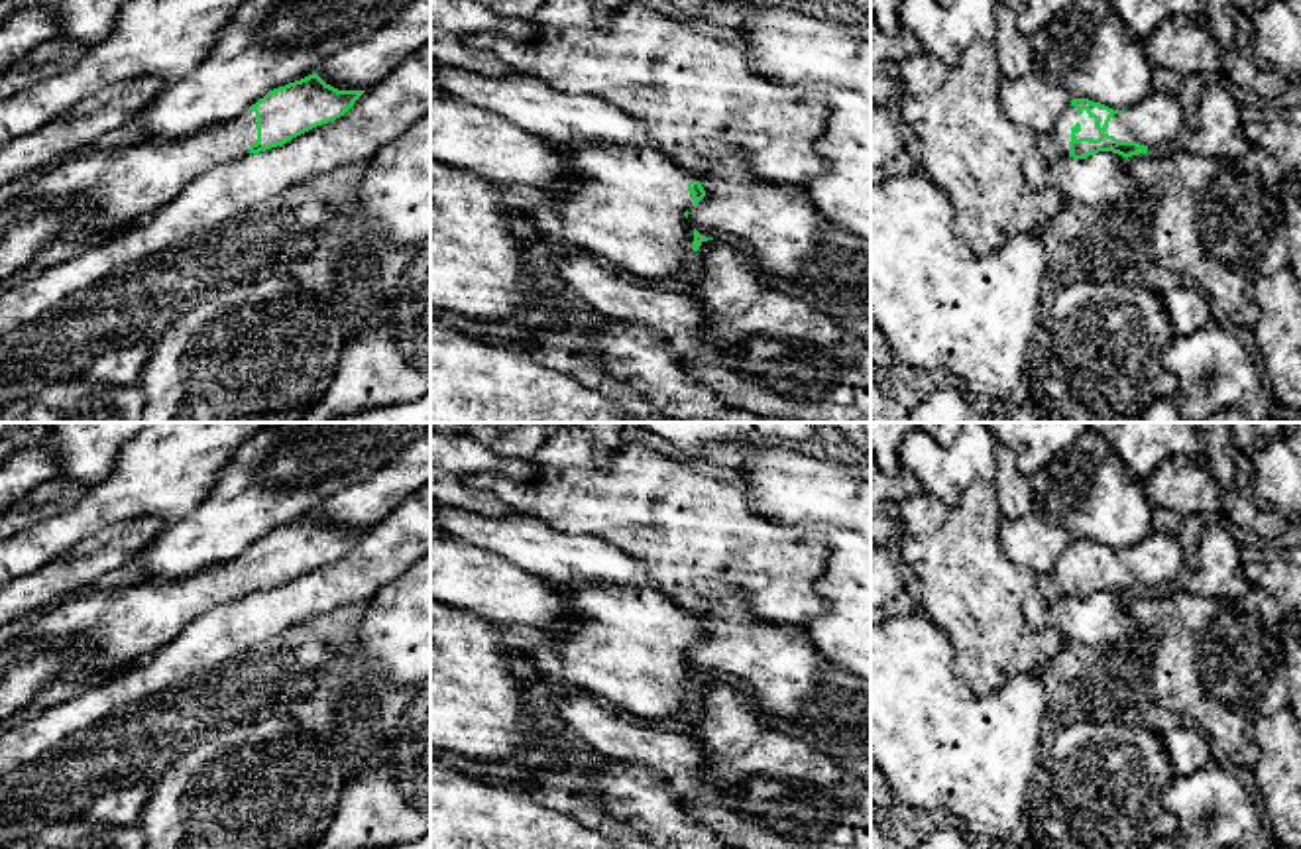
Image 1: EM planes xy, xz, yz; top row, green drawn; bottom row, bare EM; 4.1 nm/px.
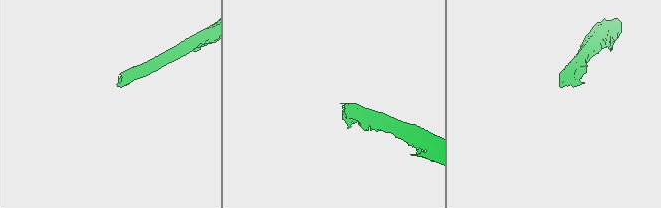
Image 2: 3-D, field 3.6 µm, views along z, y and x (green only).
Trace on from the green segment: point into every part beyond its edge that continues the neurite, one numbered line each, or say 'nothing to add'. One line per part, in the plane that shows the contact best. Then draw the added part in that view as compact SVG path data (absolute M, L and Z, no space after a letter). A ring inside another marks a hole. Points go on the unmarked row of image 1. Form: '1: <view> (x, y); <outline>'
1: yz (1062, 566); M1067 546L1065 552L1051 564L1049 574L1053 576L1055 584L1059 586L1063 597L1069 597L1069 582L1075 578L1091 578L1099 580L1103 572L1095 568L1097 560L1083 550L1077 554L1075 546Z

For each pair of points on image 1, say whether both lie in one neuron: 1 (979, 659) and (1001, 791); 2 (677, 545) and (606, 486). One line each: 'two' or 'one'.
1: two
2: one

